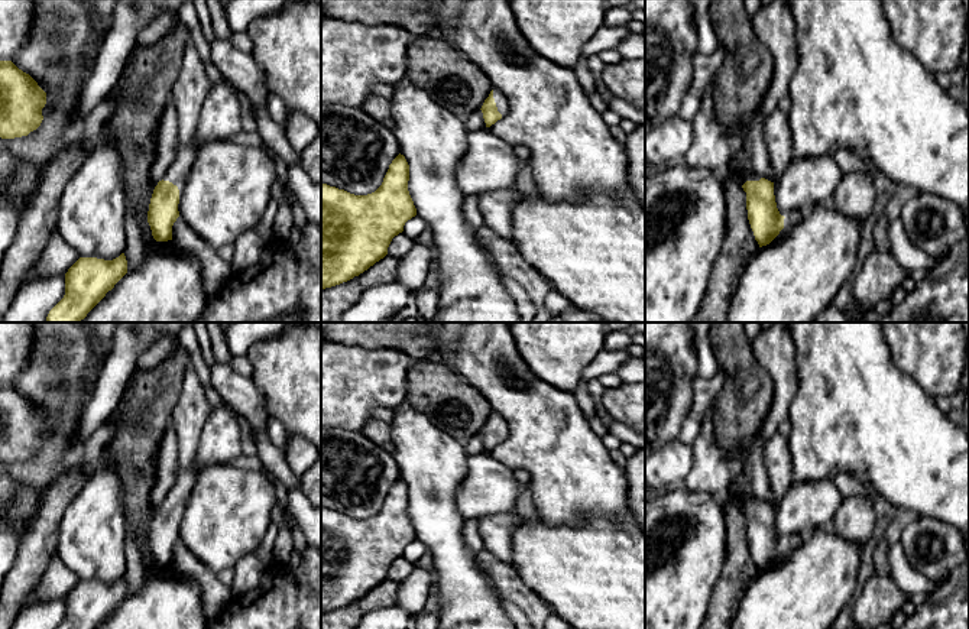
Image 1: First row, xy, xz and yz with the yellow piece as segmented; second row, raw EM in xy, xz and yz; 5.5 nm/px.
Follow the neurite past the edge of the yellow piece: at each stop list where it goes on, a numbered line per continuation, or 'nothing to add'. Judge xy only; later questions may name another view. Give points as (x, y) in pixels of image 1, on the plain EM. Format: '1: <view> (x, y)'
1: xy (220, 441)

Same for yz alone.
1: yz (748, 498)

